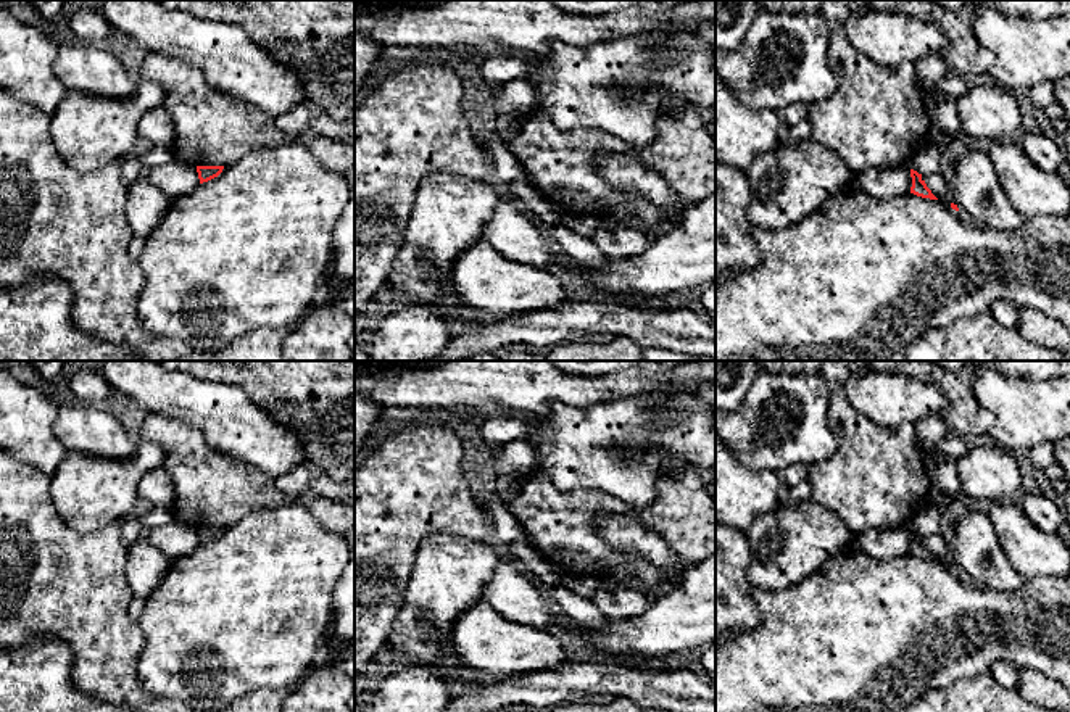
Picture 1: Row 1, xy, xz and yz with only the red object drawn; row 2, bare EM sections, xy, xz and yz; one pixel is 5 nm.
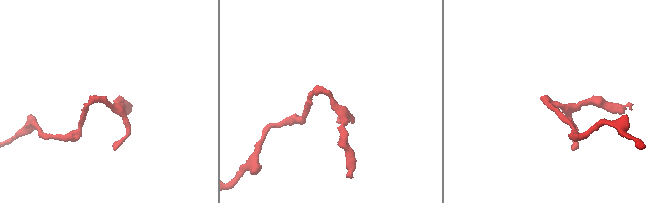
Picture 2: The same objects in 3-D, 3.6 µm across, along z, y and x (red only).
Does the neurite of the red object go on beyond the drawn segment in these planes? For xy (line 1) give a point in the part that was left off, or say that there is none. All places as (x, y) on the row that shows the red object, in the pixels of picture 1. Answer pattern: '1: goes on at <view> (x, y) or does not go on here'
1: does not go on here

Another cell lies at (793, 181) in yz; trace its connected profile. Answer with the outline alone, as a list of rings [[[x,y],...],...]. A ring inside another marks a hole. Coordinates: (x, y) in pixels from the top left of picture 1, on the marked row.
[[[814,139],[778,145],[757,156],[746,174],[751,190],[748,221],[770,230],[814,214],[852,177],[841,156]]]

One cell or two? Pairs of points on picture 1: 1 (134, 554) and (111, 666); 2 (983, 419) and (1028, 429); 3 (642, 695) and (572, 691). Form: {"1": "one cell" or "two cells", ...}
{"1": "two cells", "2": "two cells", "3": "one cell"}

